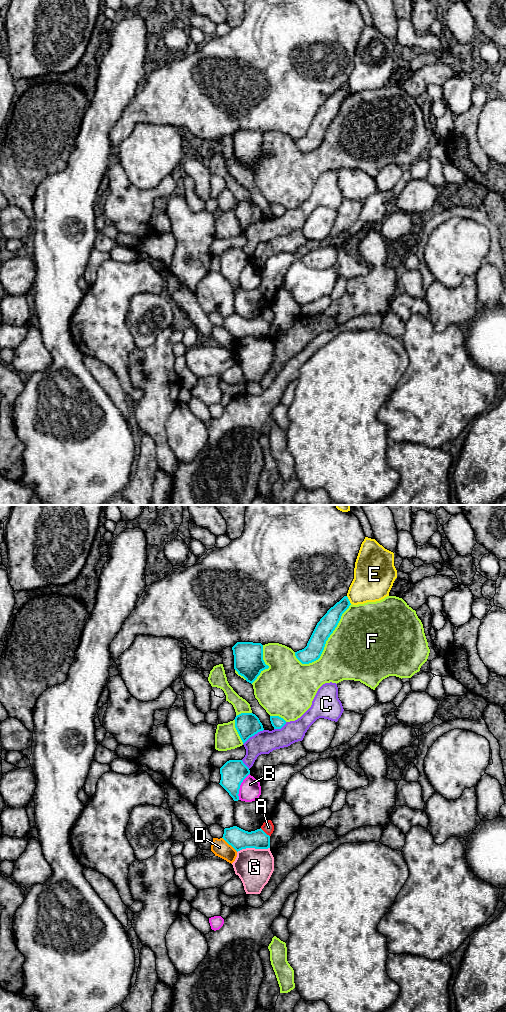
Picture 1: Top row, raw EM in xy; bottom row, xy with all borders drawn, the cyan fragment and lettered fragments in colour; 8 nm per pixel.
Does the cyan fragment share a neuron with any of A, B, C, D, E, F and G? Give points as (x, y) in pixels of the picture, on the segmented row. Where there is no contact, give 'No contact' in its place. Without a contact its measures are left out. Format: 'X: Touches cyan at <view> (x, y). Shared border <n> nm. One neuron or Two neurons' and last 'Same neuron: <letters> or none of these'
A: Touches cyan at xy (264, 832). Shared border 100 nm. Two neurons
B: Touches cyan at xy (239, 786). Shared border 240 nm. Two neurons
C: Touches cyan at xy (253, 735). Shared border 200 nm. Two neurons
D: Touches cyan at xy (230, 844). Shared border 170 nm. Two neurons
E: Touches cyan at xy (348, 600). Shared border 80 nm. Two neurons
F: Touches cyan at xy (327, 639). Shared border 650 nm. Two neurons
G: Touches cyan at xy (253, 847). Shared border 260 nm. Two neurons
Same neuron: none of these

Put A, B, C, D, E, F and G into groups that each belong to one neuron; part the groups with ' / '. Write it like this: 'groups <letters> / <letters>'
groups A / B / C / D / E / F / G

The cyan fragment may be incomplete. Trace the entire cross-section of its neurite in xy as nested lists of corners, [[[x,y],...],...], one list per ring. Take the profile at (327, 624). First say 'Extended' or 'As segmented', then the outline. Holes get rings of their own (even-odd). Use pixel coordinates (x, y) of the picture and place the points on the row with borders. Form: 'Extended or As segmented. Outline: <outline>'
As segmented. Outline: [[[347,596],[331,607],[317,623],[307,646],[295,652],[296,658],[302,664],[309,664],[318,660],[324,650],[326,641],[337,627],[342,614],[351,605]]]

